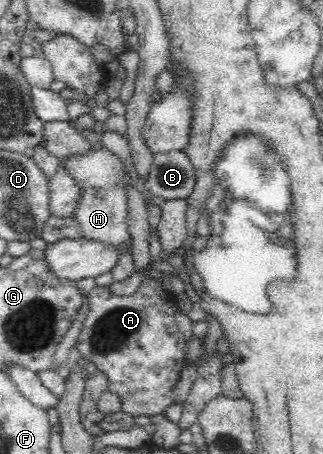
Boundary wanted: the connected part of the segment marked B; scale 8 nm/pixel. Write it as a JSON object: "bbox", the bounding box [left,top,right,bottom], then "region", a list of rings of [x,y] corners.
{"bbox":[145,152,196,200],"region":[[[184,152],[154,153],[154,164],[145,186],[165,200],[186,198],[196,182],[194,169]]]}

